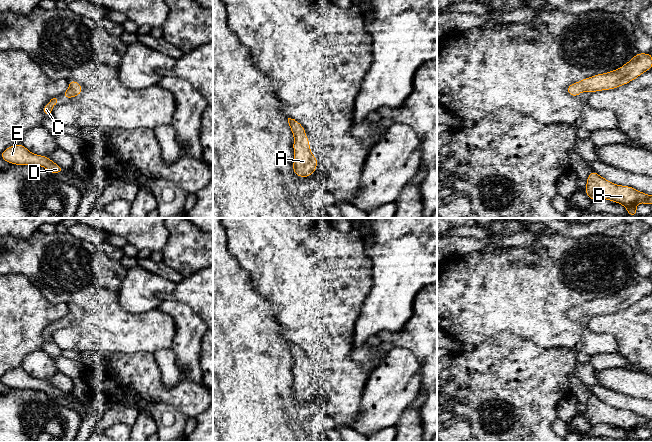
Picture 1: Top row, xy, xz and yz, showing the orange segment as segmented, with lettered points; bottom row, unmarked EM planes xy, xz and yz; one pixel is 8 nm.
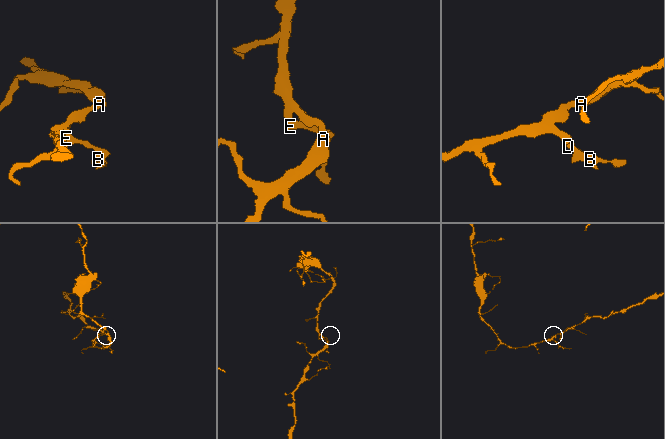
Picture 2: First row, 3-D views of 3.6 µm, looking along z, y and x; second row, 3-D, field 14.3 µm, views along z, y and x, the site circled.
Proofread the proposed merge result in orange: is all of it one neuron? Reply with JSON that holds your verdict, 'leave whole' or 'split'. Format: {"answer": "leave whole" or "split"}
{"answer": "leave whole"}

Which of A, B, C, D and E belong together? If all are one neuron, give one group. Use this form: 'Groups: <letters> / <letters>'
Groups: A B C D E

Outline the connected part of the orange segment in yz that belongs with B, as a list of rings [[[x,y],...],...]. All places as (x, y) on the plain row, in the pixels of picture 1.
[[[593,394],[587,401],[584,413],[587,420],[593,425],[606,423],[623,429],[630,440],[638,439],[636,433],[638,427],[652,429],[652,419],[645,418],[633,411],[616,409]]]

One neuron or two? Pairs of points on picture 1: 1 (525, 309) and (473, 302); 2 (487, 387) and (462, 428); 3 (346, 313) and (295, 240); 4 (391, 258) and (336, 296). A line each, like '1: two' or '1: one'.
1: one
2: two
3: one
4: two

